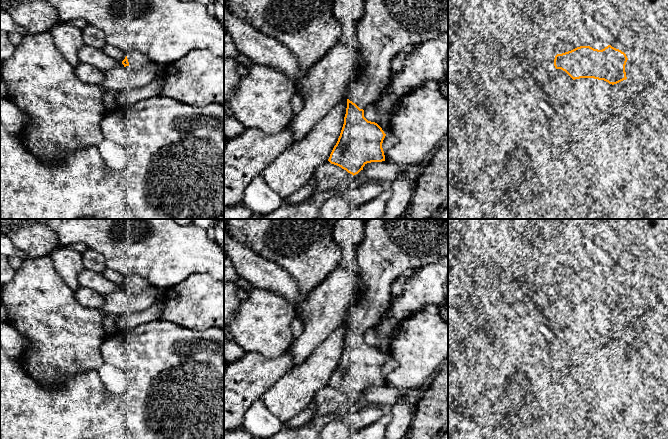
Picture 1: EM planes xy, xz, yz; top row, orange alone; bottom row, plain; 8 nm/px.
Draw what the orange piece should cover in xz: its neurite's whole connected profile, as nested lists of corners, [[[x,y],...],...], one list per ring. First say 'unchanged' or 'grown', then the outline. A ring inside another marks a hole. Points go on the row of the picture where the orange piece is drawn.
grown | [[[365,0],[365,11],[357,25],[361,52],[360,74],[347,92],[344,124],[328,161],[353,176],[367,163],[385,161],[382,148],[386,136],[382,128],[364,117],[364,109],[372,104],[387,85],[391,61],[400,52],[448,31],[448,0]]]

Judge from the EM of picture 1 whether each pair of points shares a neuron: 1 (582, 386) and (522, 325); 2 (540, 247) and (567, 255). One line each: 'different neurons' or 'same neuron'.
1: same neuron
2: same neuron

